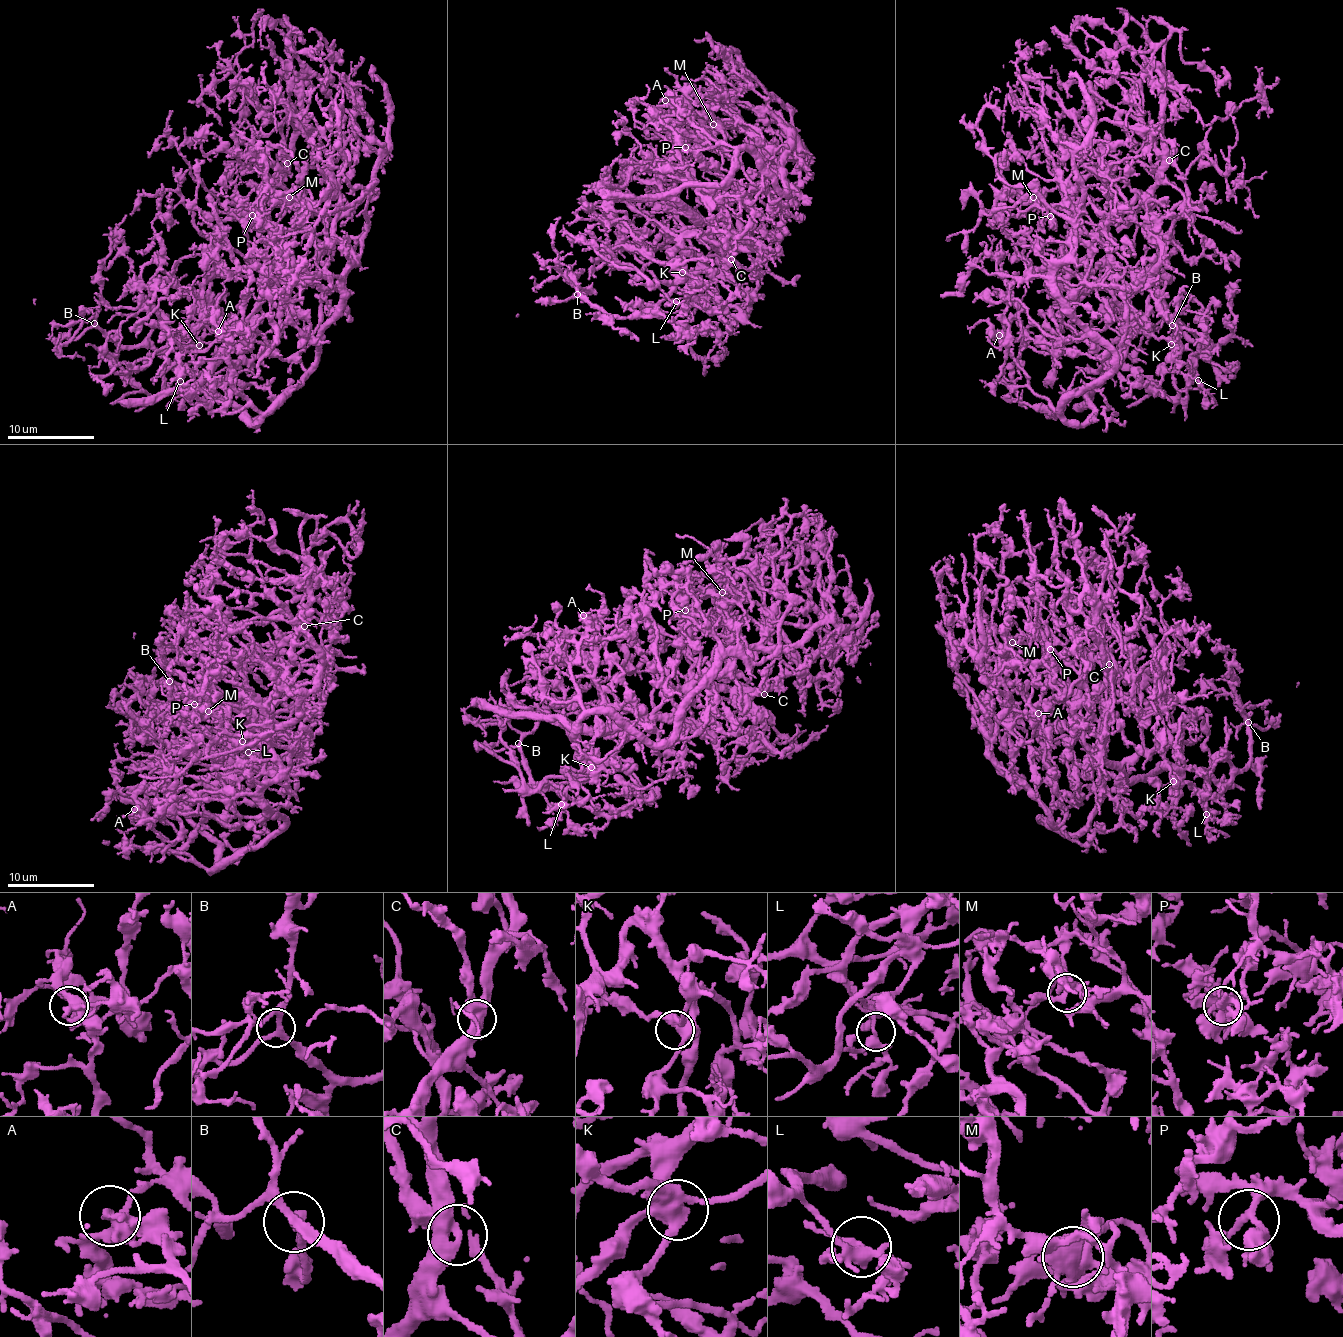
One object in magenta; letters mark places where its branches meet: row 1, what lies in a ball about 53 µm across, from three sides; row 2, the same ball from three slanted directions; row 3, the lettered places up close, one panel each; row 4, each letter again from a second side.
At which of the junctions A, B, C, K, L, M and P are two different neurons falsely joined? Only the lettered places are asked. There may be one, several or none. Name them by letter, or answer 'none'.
none

